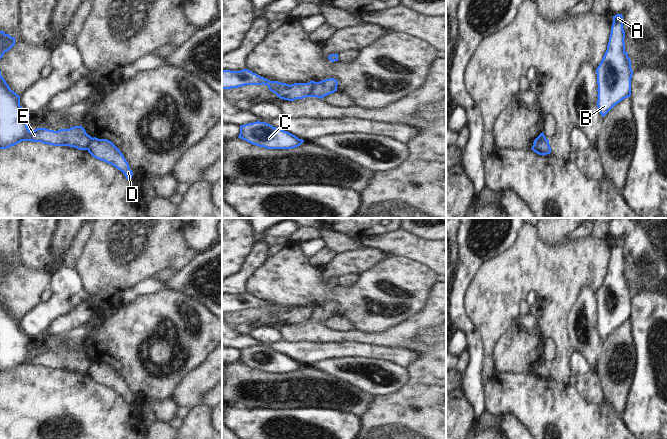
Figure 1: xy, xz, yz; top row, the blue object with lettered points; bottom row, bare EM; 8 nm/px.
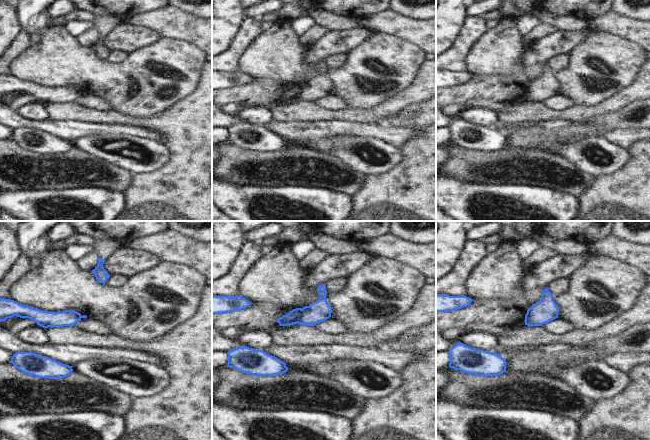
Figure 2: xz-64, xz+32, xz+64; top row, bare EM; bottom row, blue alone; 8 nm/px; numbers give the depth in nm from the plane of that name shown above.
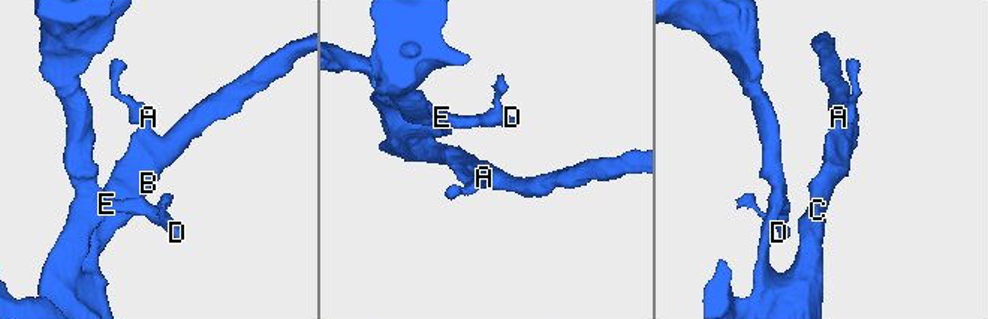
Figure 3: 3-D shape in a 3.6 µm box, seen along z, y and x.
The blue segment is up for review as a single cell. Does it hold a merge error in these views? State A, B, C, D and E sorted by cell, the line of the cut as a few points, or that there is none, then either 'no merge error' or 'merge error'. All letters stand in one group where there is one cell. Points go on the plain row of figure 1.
A B C E / D | xz (316, 306), (309, 320) | merge error

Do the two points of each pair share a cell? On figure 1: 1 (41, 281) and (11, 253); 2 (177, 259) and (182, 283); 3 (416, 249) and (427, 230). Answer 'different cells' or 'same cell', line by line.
1: same cell
2: different cells
3: different cells

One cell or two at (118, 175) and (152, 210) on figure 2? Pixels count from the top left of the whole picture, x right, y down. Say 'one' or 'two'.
two

